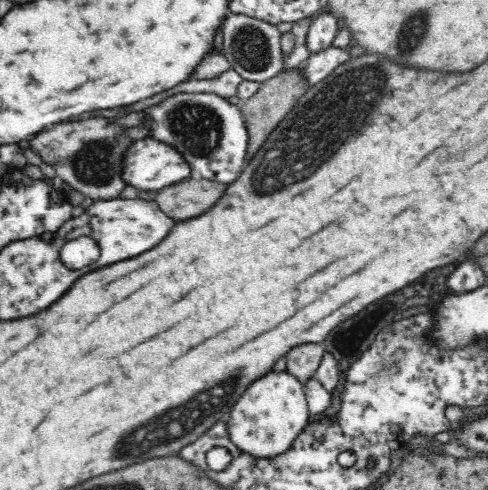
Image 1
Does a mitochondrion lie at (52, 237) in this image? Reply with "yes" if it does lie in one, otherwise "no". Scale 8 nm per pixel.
no

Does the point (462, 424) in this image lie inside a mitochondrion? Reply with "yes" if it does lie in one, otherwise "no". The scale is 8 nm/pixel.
no

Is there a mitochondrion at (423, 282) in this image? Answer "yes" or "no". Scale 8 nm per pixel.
no

